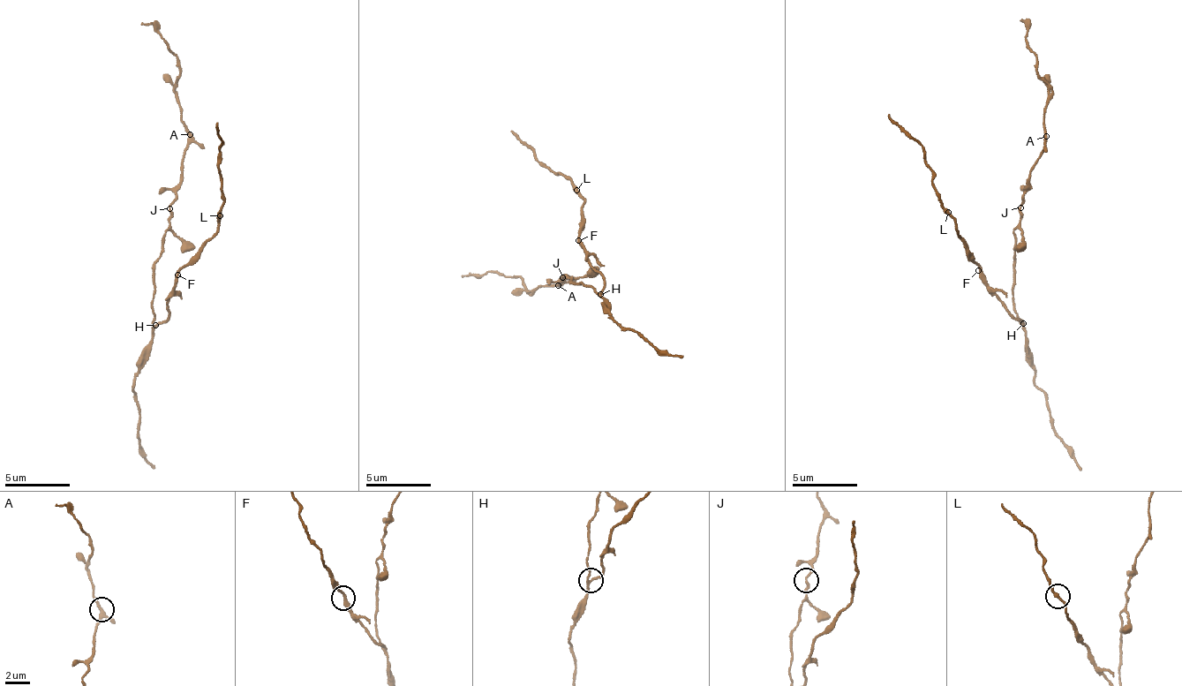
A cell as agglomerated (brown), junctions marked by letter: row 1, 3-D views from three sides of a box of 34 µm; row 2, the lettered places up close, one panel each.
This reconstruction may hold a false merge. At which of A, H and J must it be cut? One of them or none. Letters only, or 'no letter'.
H

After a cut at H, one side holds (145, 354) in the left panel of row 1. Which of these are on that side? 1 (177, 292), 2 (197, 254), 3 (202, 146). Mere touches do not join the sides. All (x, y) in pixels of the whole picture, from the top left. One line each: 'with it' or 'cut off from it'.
1: cut off from it
2: cut off from it
3: with it

